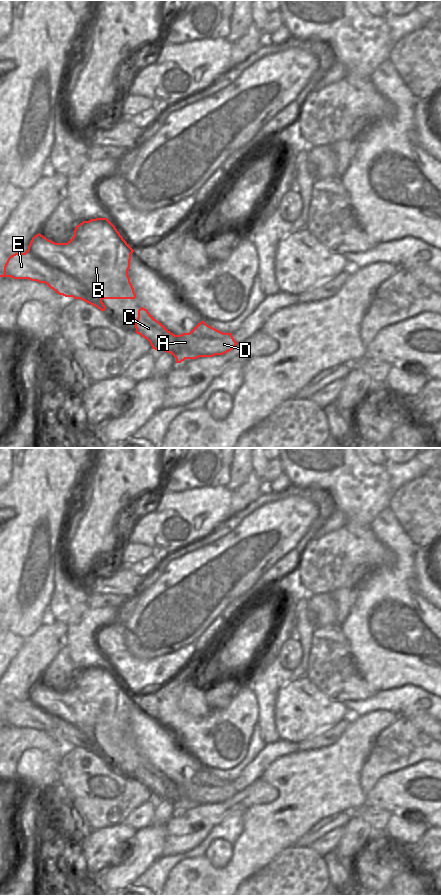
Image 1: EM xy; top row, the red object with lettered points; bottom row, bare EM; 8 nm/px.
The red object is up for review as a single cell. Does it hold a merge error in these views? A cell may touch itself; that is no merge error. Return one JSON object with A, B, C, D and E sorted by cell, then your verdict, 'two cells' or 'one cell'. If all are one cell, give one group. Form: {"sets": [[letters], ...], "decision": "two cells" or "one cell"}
{"sets": [["A", "B", "C", "D"], ["E"]], "decision": "two cells"}

